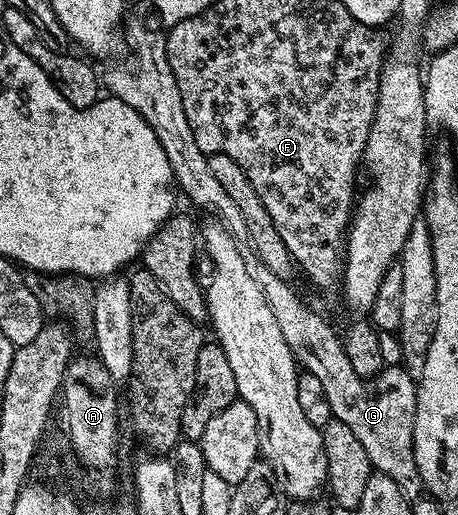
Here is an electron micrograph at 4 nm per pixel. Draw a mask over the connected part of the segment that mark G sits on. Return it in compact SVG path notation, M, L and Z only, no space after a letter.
M136 24L129 32L127 29L126 48L129 48L132 53L125 60L117 59L112 62L117 62L117 64L110 65L105 72L102 72L102 84L107 95L126 102L126 106L134 109L154 130L158 142L162 142L162 150L166 150L166 158L170 162L175 187L182 193L183 199L185 196L194 207L209 212L212 215L209 217L215 218L228 231L230 238L236 243L238 254L242 256L242 262L246 264L246 274L250 274L250 278L254 278L254 282L258 282L258 290L262 290L262 294L266 294L266 302L270 302L270 310L274 310L278 330L282 330L282 338L286 338L286 346L290 346L297 365L303 371L314 374L314 378L322 381L333 417L346 422L346 426L350 426L350 430L354 430L354 435L358 437L358 442L362 442L362 446L366 450L366 458L370 458L375 471L386 474L386 478L394 478L394 482L398 482L404 496L415 498L419 492L422 492L418 466L414 462L414 418L418 406L417 380L412 378L403 366L386 366L377 376L371 377L369 380L354 374L354 366L350 366L350 358L346 358L344 353L344 341L341 333L335 332L318 313L306 308L303 302L296 297L295 290L291 288L293 285L287 280L278 278L278 274L274 274L274 270L270 270L270 266L266 266L262 262L262 258L258 258L258 254L250 242L250 229L246 227L246 222L242 219L238 206L234 206L230 194L226 194L226 190L222 190L218 178L214 178L214 174L210 174L208 157L202 150L198 150L198 142L194 142L194 130L190 130L190 122L186 122L186 110L182 110L182 94L178 94L178 82L174 82L174 70L170 70L168 42L165 33L163 31L151 32L150 29Z

